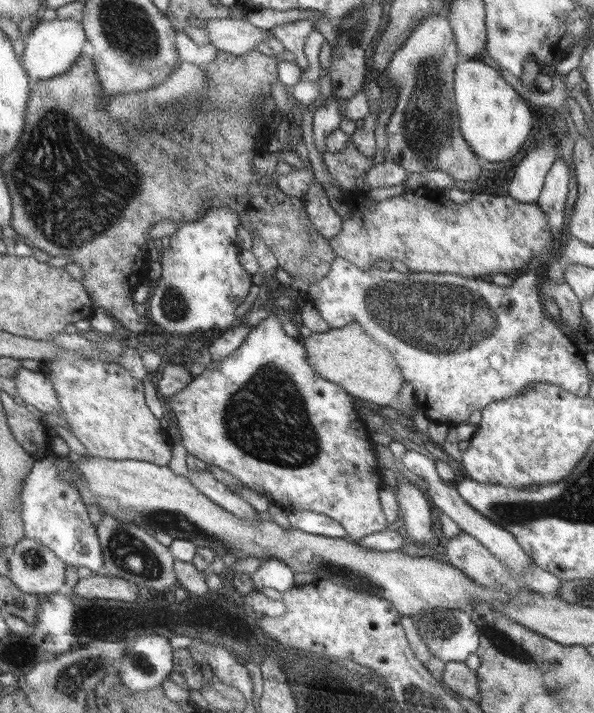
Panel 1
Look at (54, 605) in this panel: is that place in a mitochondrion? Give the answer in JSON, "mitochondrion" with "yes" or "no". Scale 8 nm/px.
{"mitochondrion":"no"}

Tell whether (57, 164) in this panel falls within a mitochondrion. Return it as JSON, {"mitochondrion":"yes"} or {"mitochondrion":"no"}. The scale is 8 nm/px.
{"mitochondrion":"yes"}

